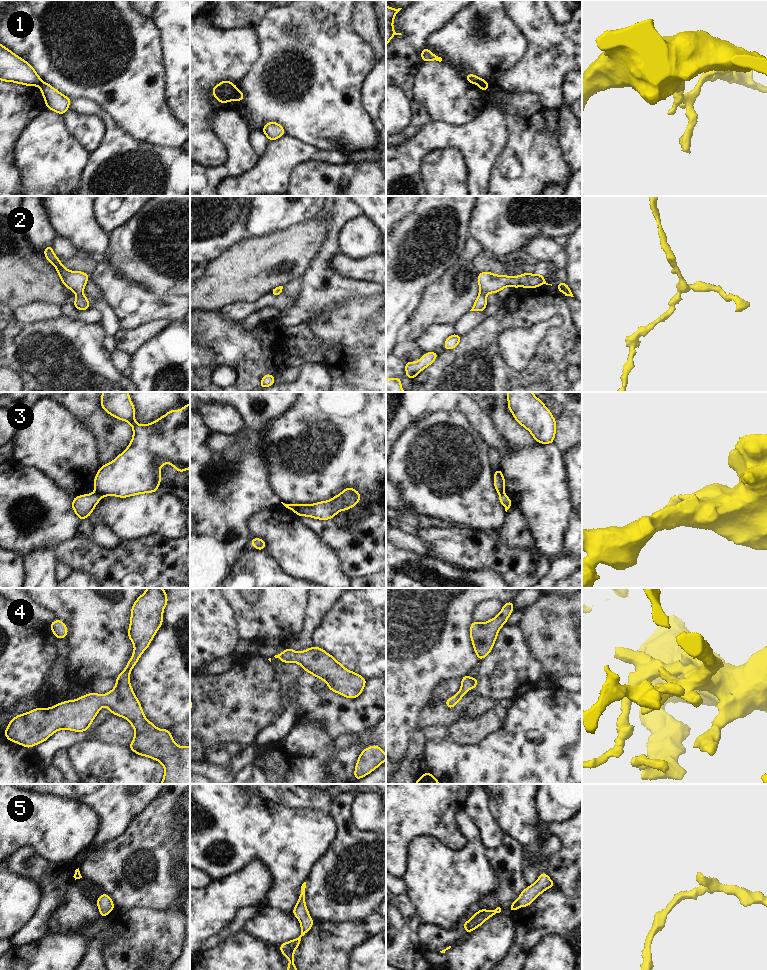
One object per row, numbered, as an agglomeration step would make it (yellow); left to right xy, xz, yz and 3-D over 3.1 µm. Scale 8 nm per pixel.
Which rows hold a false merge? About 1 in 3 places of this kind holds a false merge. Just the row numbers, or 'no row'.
1, 3

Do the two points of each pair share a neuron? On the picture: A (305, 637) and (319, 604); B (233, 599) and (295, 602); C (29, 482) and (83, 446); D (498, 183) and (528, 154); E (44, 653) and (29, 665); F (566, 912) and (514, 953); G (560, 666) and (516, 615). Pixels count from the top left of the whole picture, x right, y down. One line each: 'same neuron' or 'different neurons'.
A: same neuron
B: same neuron
C: different neurons
D: same neuron
E: same neuron
F: same neuron
G: different neurons

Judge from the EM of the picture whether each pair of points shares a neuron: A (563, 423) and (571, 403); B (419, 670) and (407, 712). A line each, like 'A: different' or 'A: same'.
A: different
B: same

